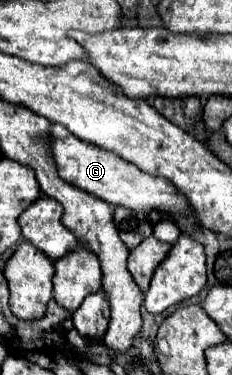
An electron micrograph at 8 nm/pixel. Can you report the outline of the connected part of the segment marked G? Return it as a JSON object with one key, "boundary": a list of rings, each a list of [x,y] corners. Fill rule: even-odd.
{"boundary":[[[52,124],[50,126],[50,152],[56,160],[58,174],[62,180],[68,184],[82,188],[84,192],[116,206],[124,206],[130,210],[138,212],[150,212],[150,210],[164,210],[164,212],[180,212],[180,214],[190,214],[188,202],[184,196],[180,196],[174,186],[158,176],[148,176],[140,172],[136,166],[130,162],[122,160],[114,152],[102,150],[98,146],[92,146],[88,142],[78,140],[72,136],[64,126]]]}

